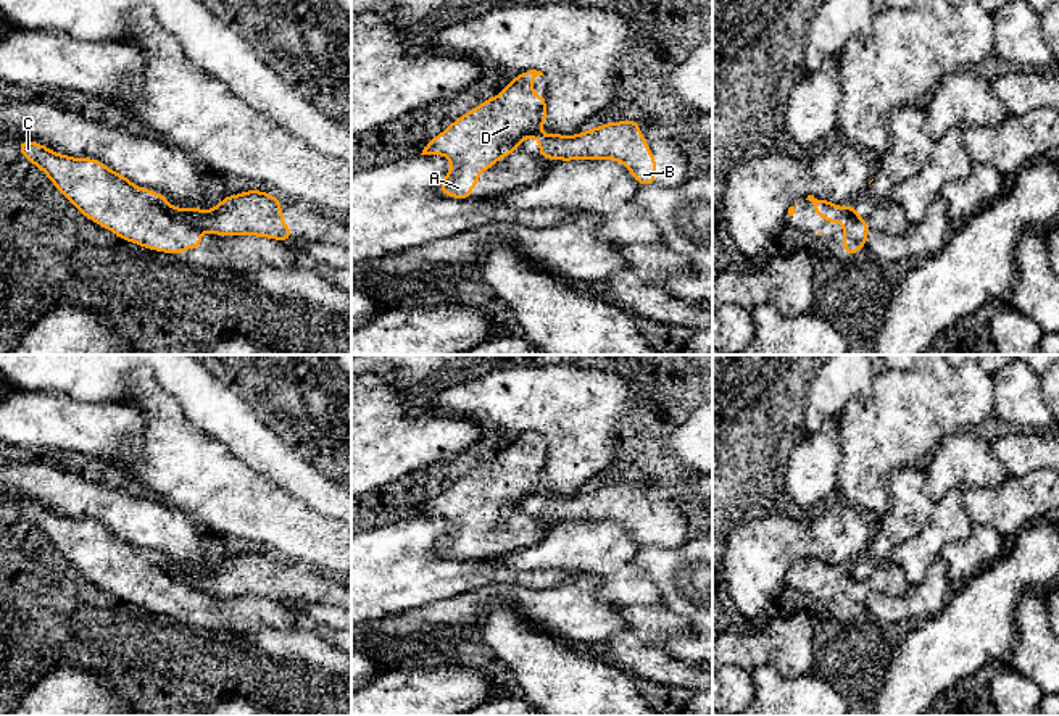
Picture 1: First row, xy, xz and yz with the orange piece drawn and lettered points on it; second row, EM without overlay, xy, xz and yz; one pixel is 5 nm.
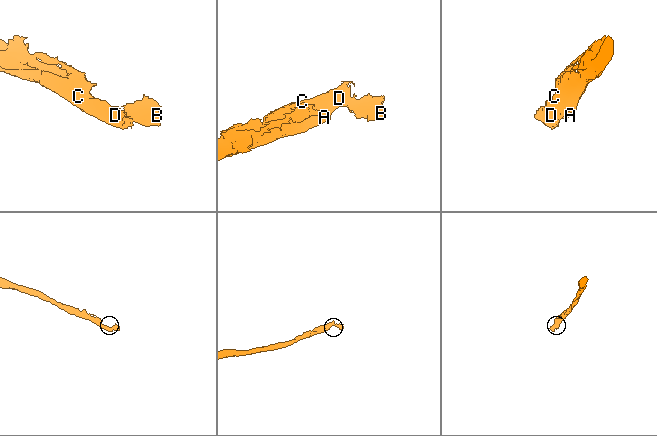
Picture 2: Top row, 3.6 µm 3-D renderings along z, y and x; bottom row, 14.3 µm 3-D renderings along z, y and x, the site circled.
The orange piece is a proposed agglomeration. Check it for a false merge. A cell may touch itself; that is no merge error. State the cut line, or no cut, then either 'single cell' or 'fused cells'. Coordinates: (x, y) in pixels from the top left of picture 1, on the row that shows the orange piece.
xy (171, 207), (178, 216), (187, 218), (202, 229) | fused cells

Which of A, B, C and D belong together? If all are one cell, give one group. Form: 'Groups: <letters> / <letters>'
Groups: A C D / B

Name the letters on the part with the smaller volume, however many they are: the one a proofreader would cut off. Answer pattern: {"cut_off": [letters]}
{"cut_off": ["B"]}

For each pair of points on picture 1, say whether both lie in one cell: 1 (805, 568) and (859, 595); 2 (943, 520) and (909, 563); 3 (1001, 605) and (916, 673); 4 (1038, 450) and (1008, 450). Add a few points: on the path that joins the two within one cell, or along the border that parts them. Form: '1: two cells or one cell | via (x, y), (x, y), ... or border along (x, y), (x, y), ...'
1: one cell | via (818, 578), (847, 595)
2: one cell | via (940, 531), (919, 552)
3: one cell | via (980, 621), (963, 639), (937, 653)
4: one cell | via (1030, 450), (1016, 450)

